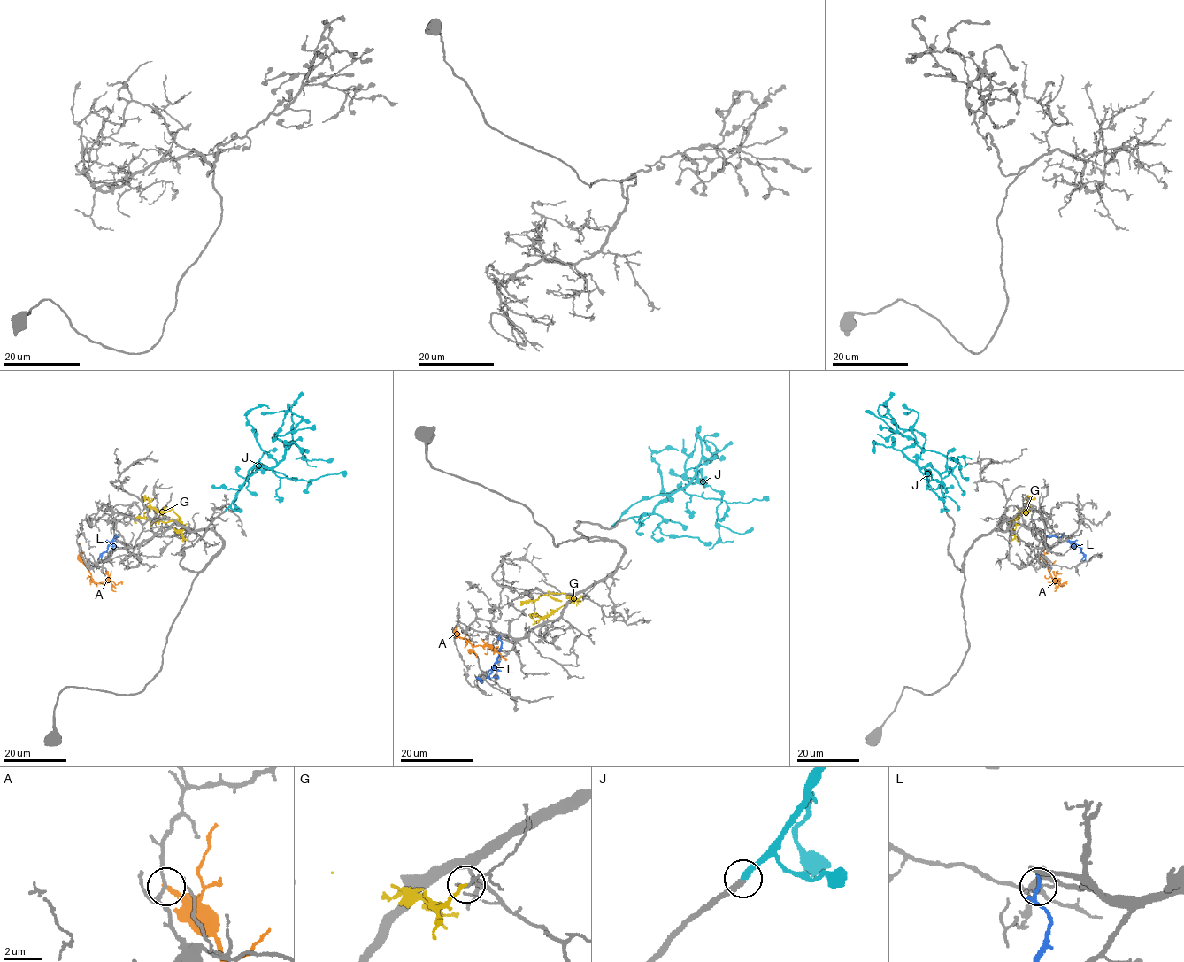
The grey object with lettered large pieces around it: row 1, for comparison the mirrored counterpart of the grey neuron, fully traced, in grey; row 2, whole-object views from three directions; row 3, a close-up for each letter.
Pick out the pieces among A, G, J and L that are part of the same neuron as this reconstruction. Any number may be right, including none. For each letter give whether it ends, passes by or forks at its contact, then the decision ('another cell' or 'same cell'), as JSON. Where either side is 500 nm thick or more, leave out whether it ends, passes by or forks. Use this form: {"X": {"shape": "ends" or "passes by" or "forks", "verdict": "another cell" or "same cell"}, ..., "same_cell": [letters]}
{"A": {"shape": "ends", "verdict": "another cell"}, "G": {"shape": "ends", "verdict": "another cell"}, "J": {"shape": "ends", "verdict": "same cell"}, "L": {"shape": "ends", "verdict": "another cell"}, "same_cell": ["J"]}

